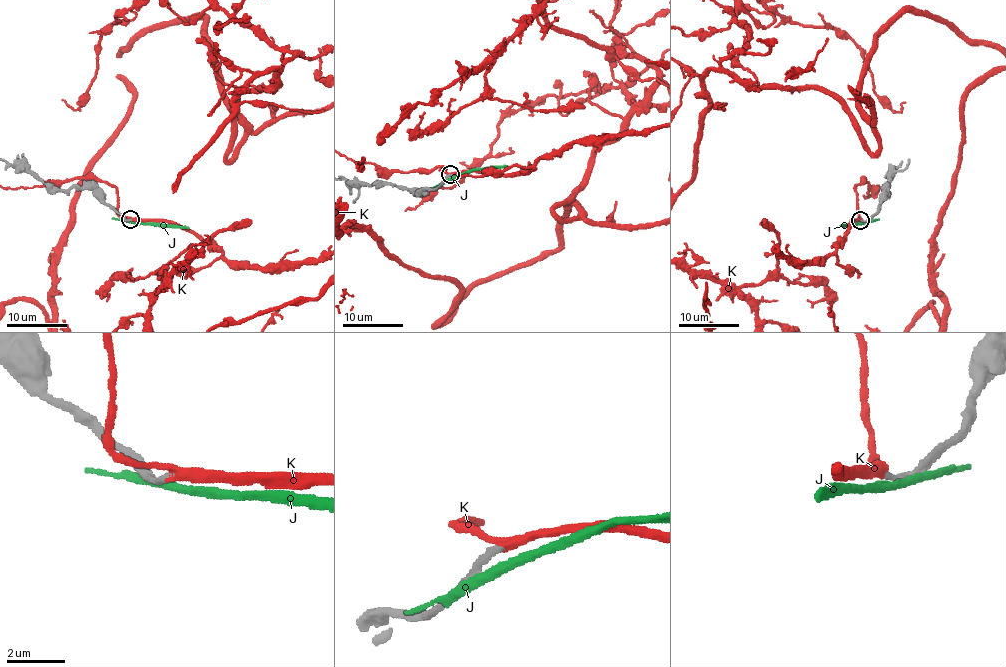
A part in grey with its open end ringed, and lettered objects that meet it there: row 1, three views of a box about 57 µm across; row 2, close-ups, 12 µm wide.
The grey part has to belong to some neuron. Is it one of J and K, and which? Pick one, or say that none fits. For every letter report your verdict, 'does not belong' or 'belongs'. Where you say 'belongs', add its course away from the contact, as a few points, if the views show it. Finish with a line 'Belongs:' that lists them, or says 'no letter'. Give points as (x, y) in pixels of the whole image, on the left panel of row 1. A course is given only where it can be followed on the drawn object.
J: does not belong
K: belongs
Belongs: K

